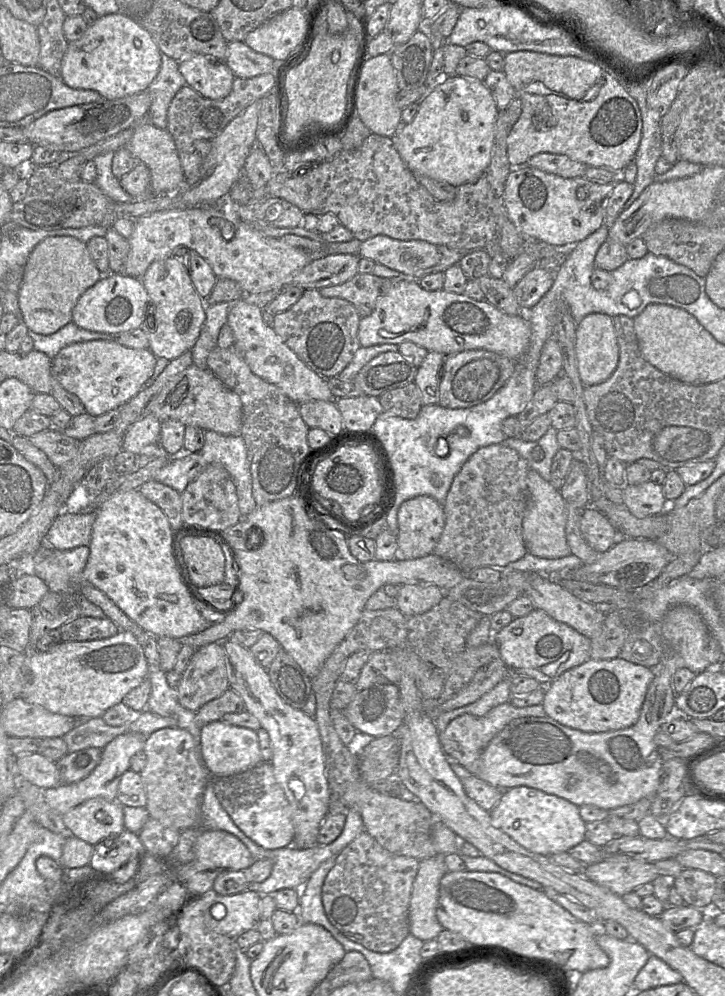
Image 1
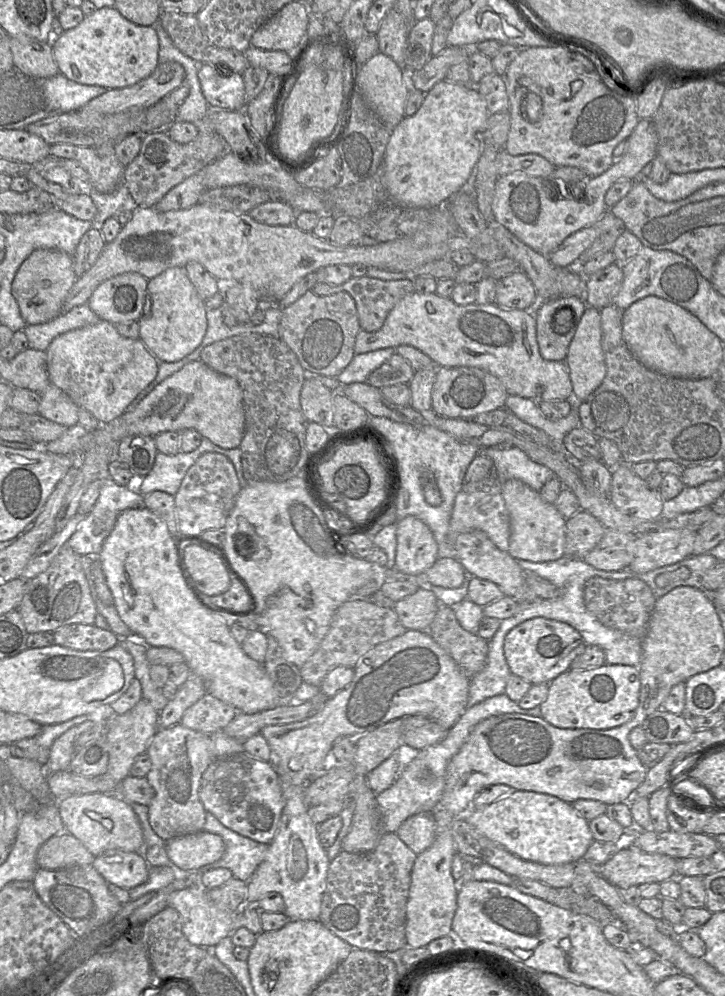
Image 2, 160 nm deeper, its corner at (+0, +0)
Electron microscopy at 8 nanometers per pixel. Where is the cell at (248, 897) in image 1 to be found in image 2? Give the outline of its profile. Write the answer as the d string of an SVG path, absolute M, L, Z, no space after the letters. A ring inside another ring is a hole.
M187 887L180 891L171 893L169 896L169 907L172 907L178 911L182 919L182 930L187 940L196 946L213 949L223 938L231 935L232 922L235 915L234 912L226 912L219 909L214 905L207 897L206 891L210 890L203 887Z

